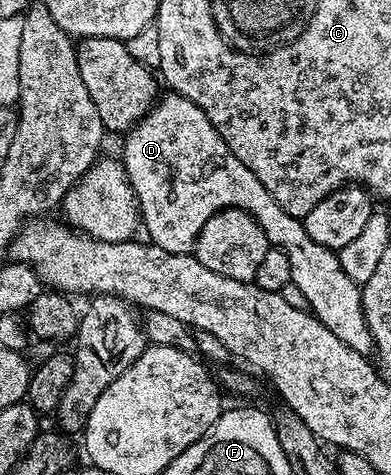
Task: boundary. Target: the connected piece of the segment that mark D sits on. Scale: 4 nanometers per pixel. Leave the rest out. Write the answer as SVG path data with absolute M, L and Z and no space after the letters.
M169 91L158 96L157 104L138 125L124 134L125 150L119 153L125 173L133 190L137 192L137 204L141 206L144 232L152 244L172 253L192 253L203 223L224 209L242 209L257 220L267 235L270 246L284 251L291 259L293 285L303 291L309 304L308 312L335 335L351 351L366 355L374 352L373 336L367 327L367 319L361 302L361 285L352 281L340 267L338 254L332 249L315 243L305 230L300 217L292 217L255 179L251 171L227 147L227 143L215 131L211 119L183 95Z

